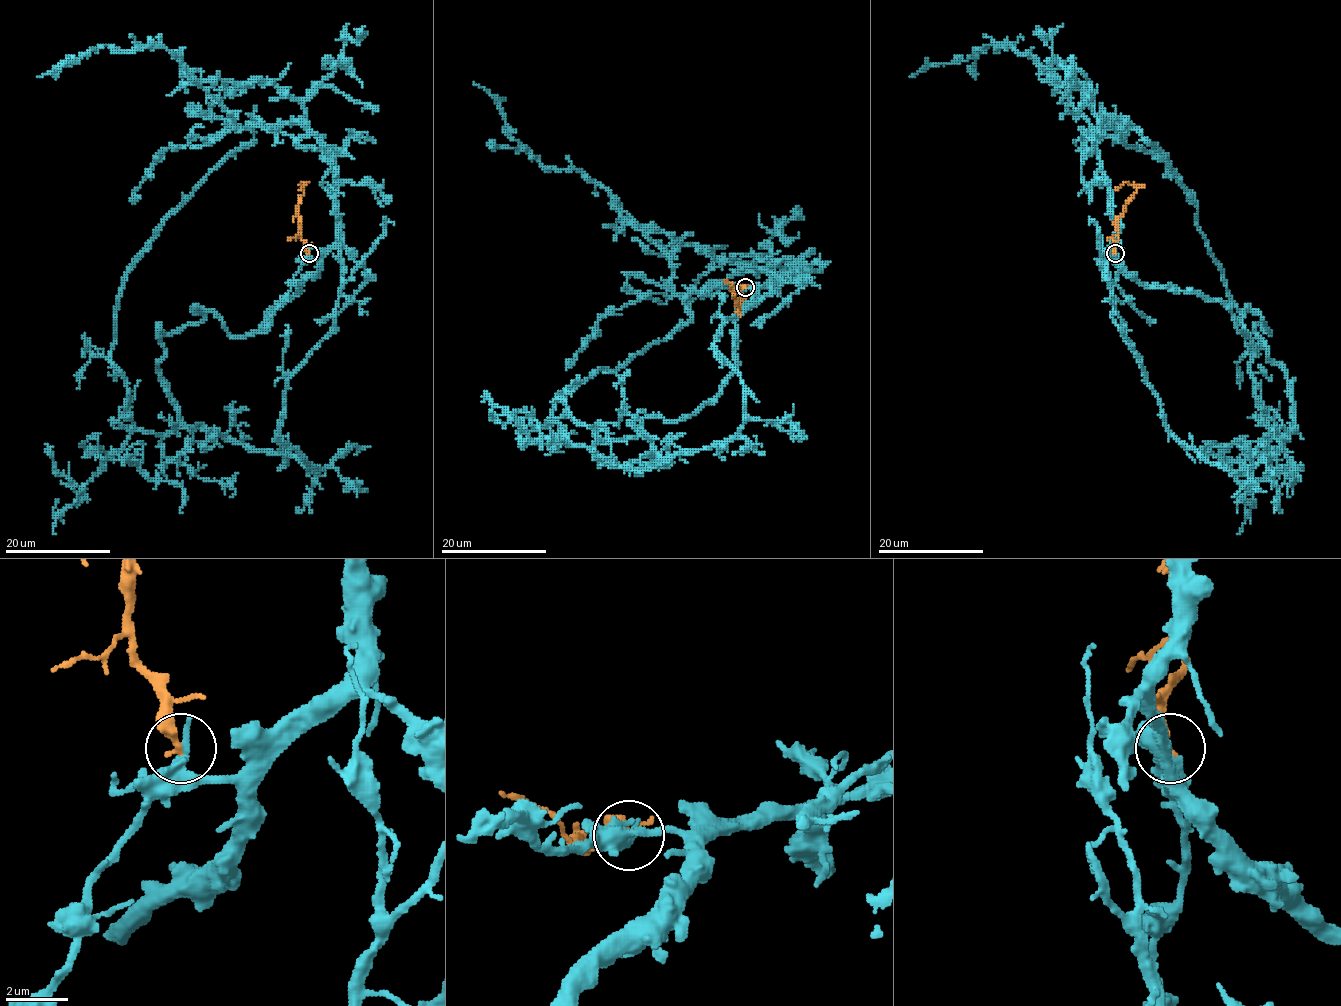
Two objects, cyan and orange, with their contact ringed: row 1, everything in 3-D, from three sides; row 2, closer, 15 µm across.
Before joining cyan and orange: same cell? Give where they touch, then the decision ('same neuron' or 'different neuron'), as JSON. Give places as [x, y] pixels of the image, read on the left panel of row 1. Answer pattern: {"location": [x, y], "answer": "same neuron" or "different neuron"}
{"location": [309, 253], "answer": "different neuron"}

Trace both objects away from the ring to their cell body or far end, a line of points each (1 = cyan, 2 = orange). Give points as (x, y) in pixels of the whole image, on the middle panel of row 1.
1: (745, 287), (721, 390), (594, 428), (598, 459), (724, 446), (743, 384), (722, 323), (831, 261)
2: (745, 287), (736, 290), (734, 295), (740, 310), (741, 298), (736, 287)

